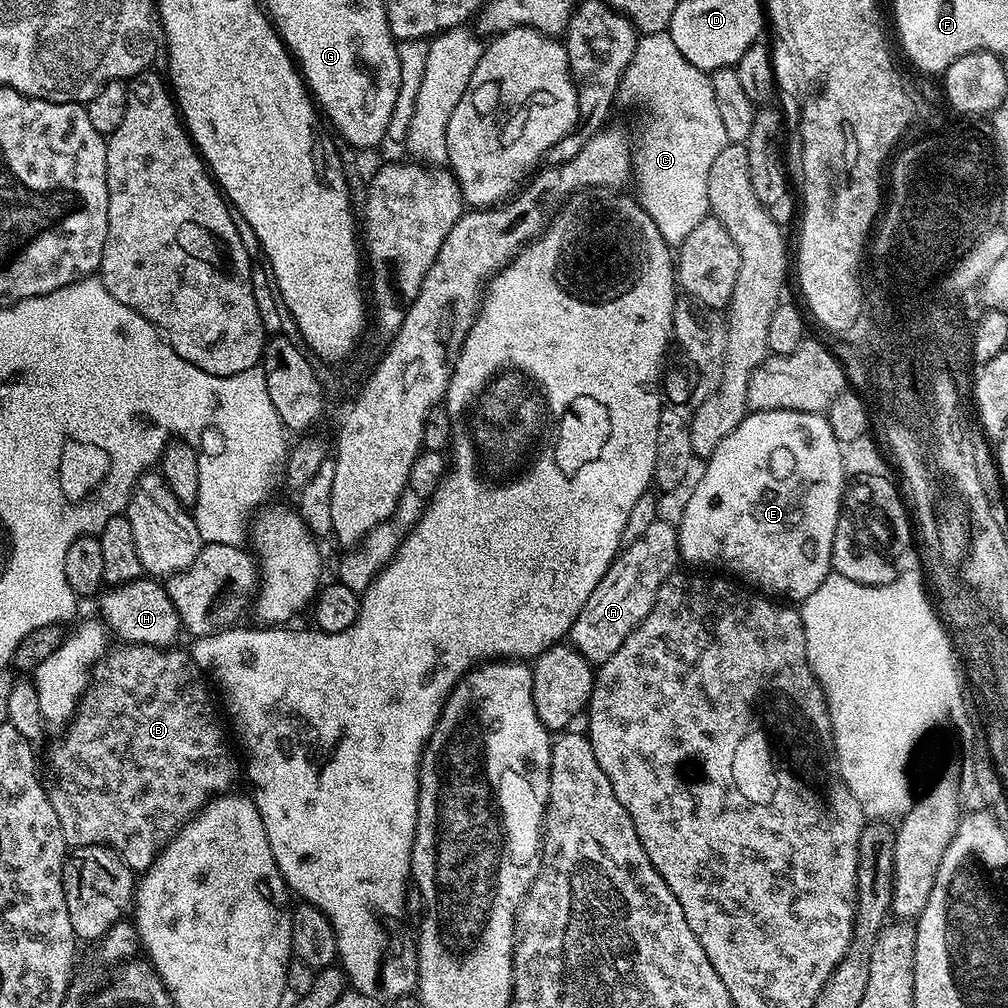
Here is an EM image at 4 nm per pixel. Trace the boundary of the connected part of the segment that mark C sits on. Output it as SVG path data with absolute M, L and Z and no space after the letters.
M667 32L641 35L636 41L634 58L620 80L619 95L633 100L645 112L640 141L634 144L634 185L640 191L638 203L648 211L650 218L654 218L654 226L658 226L658 234L662 234L664 241L670 246L678 246L689 236L690 230L694 230L694 226L710 214L710 166L714 166L714 158L718 158L729 144L726 130L722 127L722 117L718 115L711 75L686 62L686 58L682 58L682 50L674 46L674 38L670 38Z

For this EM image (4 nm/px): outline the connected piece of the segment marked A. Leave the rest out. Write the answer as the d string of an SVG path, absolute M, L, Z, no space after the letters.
M658 518L647 527L646 534L632 545L625 547L606 570L604 577L594 586L594 594L586 598L586 606L574 618L570 633L571 647L582 653L593 666L605 664L626 642L626 638L650 614L656 601L658 590L666 578L677 571L680 559L680 538L675 527L672 528Z

